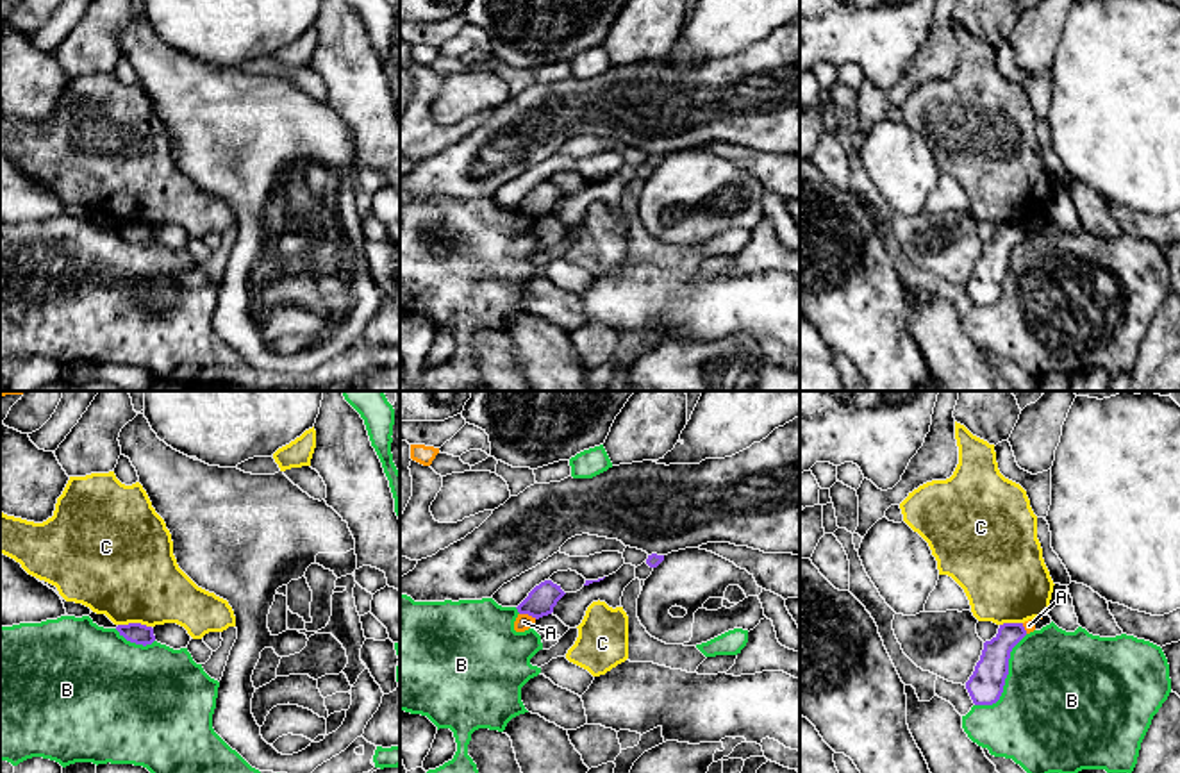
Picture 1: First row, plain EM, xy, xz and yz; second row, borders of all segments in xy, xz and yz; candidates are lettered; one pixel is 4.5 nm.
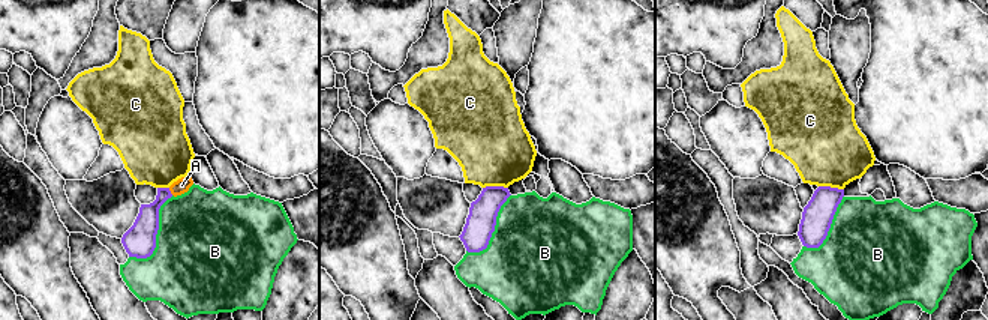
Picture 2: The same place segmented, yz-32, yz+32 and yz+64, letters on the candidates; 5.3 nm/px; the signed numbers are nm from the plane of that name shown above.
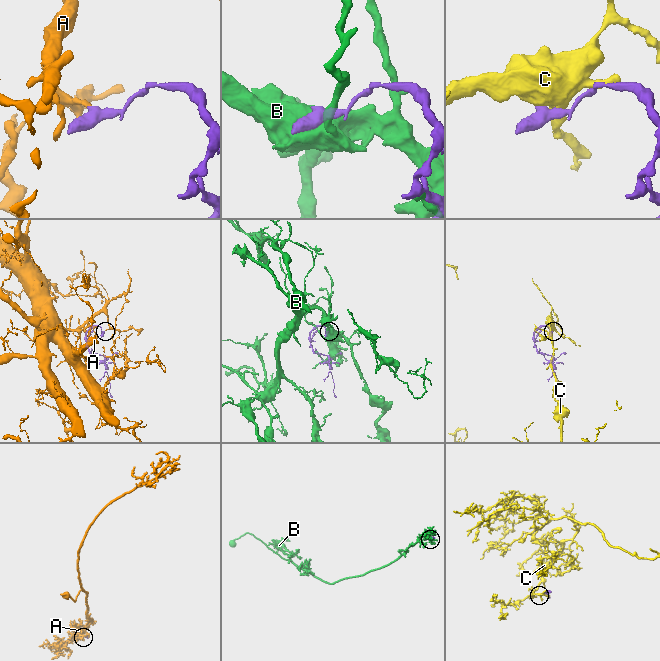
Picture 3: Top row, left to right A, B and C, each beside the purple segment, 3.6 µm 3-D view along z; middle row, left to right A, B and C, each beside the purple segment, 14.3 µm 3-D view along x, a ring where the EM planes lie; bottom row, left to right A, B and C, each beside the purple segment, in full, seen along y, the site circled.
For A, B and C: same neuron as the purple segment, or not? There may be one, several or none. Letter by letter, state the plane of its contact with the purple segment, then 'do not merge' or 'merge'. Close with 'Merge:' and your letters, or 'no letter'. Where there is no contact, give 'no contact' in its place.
A: meets purple in xz; do not merge
B: meets purple in yz; do not merge
C: meets purple in xy; do not merge
Merge: no letter

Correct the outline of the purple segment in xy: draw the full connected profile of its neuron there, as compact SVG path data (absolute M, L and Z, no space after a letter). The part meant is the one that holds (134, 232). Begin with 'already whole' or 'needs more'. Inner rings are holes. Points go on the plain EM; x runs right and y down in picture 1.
already whole; M141 223L118 225L116 230L127 241L136 245L152 245L155 241L154 229Z

